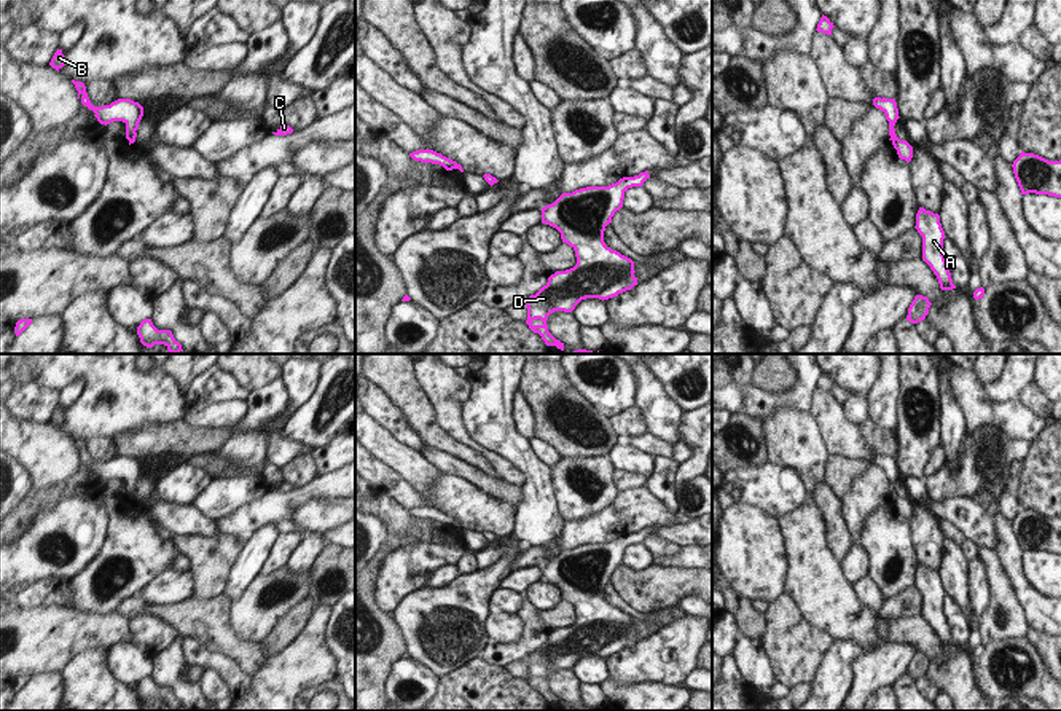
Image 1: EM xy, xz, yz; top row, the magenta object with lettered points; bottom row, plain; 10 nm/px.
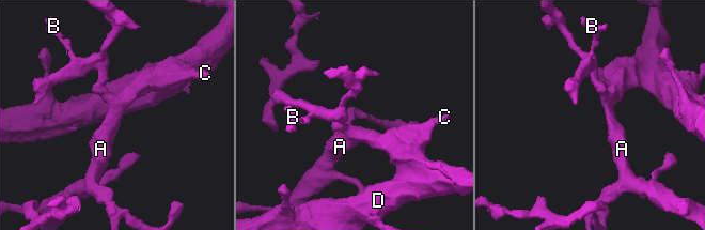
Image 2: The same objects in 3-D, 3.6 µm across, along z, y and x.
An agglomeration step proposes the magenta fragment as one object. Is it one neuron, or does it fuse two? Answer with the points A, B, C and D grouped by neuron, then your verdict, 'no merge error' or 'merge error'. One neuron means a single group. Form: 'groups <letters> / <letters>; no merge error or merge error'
groups A B C D; no merge error

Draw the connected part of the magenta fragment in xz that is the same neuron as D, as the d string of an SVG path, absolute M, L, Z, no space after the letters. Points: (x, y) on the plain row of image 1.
M648 528L623 534L609 544L562 550L553 561L542 564L542 580L556 585L577 614L574 625L556 628L535 652L521 658L527 663L526 681L546 703L564 708L564 700L548 689L546 678L551 670L572 670L581 657L604 658L637 642L634 619L607 604L604 588L623 564L624 550L642 544L647 536Z

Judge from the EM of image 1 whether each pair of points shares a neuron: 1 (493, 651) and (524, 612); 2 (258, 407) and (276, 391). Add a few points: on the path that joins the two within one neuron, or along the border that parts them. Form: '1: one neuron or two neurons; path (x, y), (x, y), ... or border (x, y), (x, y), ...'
1: one neuron; path (507, 651), (515, 651), (529, 636), (529, 627)
2: one neuron; path (263, 405), (273, 396)

